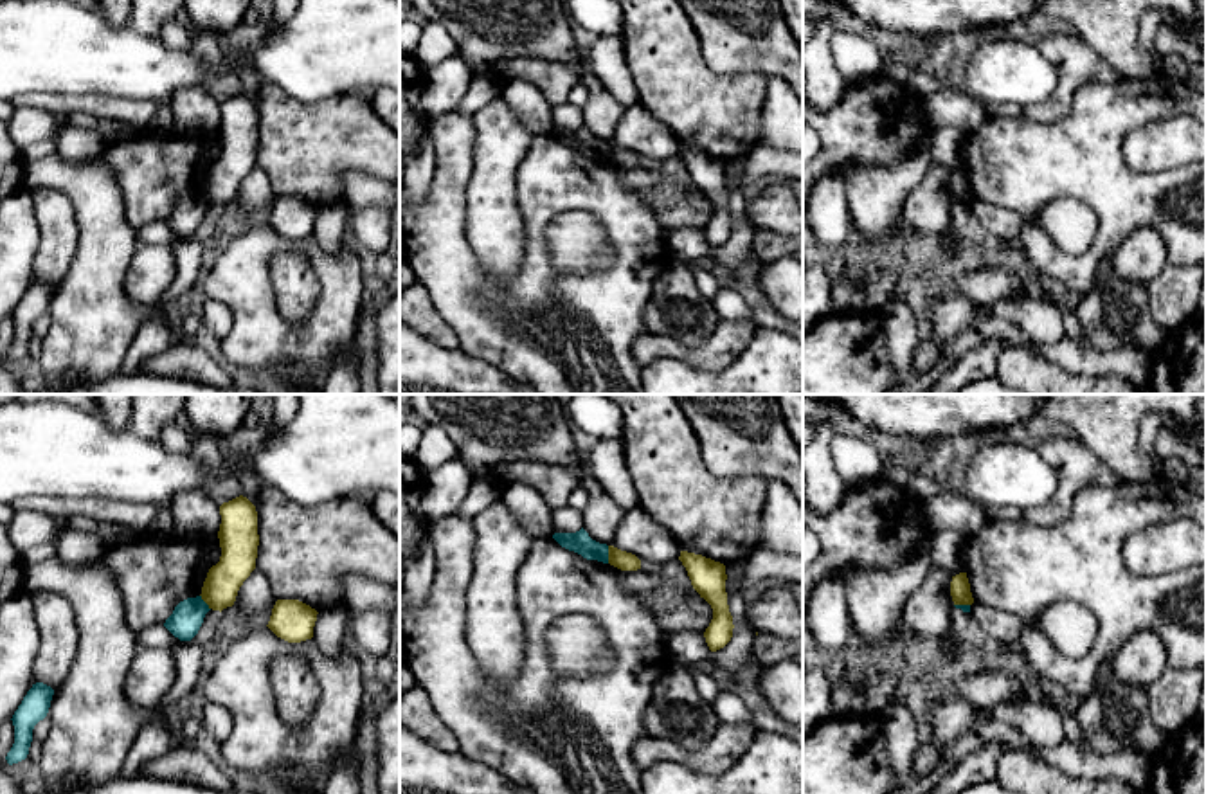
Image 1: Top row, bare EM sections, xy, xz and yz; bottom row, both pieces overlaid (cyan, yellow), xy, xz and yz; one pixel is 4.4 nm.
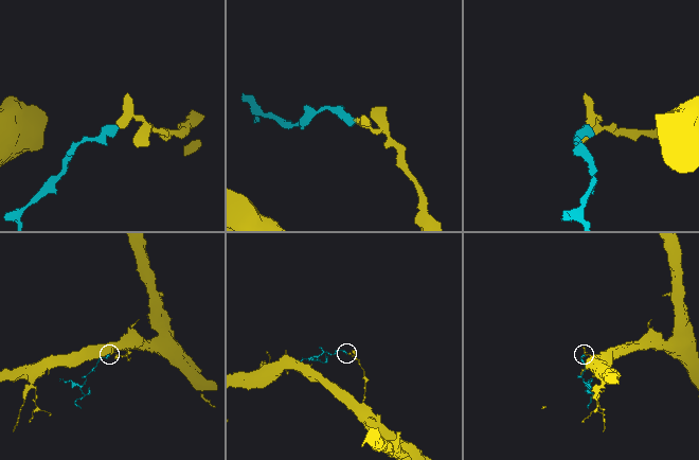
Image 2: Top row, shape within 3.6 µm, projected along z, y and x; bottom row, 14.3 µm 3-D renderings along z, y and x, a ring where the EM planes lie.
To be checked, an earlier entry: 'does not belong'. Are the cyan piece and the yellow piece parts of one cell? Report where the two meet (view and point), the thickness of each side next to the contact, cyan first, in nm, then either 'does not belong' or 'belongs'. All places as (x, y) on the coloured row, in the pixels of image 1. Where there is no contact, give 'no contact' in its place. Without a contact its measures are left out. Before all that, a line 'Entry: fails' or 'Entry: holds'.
Entry: holds
xz (607, 555) | 100/90 nm | does not belong

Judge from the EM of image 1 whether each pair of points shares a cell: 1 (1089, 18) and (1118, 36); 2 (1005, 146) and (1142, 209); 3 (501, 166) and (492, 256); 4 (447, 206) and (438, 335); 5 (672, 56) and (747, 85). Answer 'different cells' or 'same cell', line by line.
1: same cell
2: same cell
3: same cell
4: different cells
5: same cell

